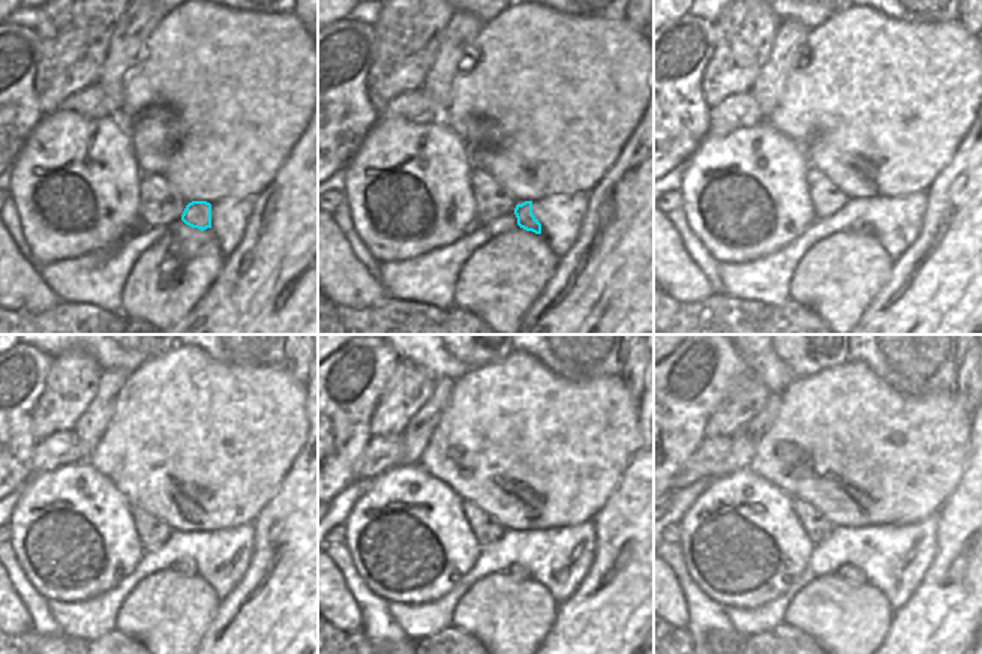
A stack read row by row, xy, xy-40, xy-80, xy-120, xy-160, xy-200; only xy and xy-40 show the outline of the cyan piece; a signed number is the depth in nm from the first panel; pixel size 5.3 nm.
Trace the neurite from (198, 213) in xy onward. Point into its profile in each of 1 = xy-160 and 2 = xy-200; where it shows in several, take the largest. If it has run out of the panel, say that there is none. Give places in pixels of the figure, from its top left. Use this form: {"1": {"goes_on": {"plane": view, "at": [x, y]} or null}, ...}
{"1": {"goes_on": {"plane": "xy-160", "at": [517, 572]}}, "2": {"goes_on": {"plane": "xy-200", "at": [852, 575]}}}

